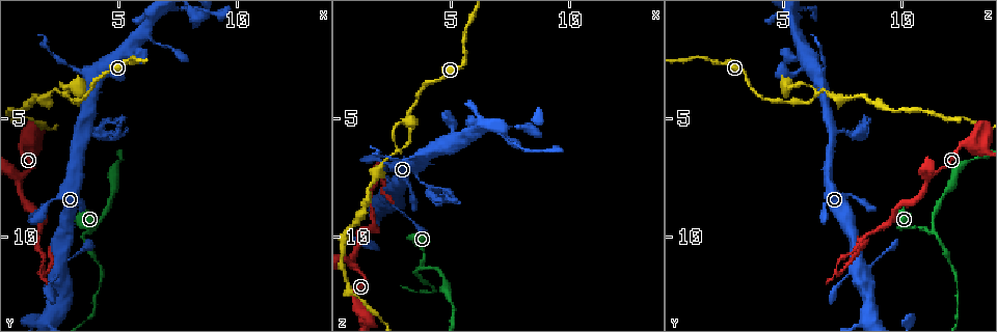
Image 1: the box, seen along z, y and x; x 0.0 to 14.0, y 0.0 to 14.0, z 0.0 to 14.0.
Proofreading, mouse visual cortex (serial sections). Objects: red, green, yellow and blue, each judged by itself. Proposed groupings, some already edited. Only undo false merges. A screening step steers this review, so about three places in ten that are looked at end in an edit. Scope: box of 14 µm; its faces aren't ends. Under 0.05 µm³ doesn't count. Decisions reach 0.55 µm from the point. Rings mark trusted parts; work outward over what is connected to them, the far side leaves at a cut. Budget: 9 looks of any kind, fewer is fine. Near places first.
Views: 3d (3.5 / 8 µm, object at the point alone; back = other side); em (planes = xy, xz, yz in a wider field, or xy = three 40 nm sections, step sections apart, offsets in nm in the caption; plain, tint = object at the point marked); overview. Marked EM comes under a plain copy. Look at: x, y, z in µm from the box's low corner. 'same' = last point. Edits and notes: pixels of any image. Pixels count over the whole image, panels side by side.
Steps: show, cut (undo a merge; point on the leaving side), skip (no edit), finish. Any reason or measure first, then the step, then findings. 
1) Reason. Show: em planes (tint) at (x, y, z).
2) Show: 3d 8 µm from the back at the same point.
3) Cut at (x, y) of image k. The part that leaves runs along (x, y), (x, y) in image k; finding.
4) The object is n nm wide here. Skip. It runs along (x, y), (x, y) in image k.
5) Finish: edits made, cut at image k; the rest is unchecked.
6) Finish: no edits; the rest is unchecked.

Show: 3d 3.5 µm at (1.9, 11.5, 7.3).

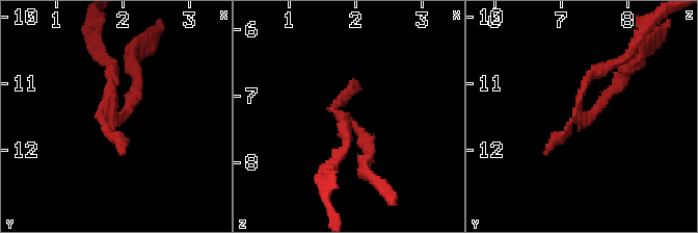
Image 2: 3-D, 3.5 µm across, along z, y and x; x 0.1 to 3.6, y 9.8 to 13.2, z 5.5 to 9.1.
Show: em planes (tint) at (1.90, 11.50, 7.30).

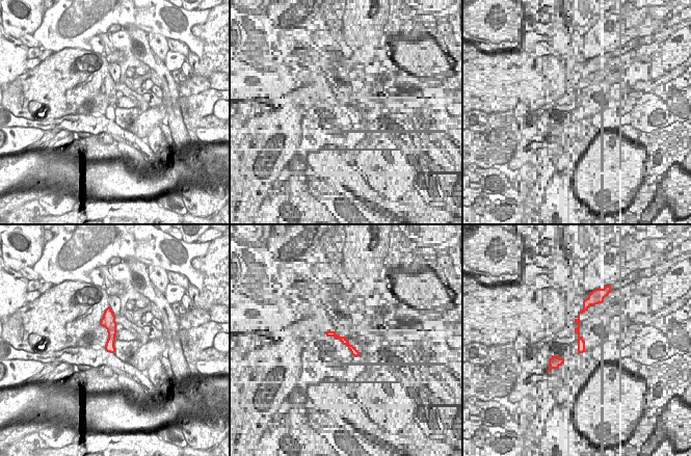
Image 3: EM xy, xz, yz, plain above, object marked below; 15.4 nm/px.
Show: em xy step 3 (tint) at the same point.

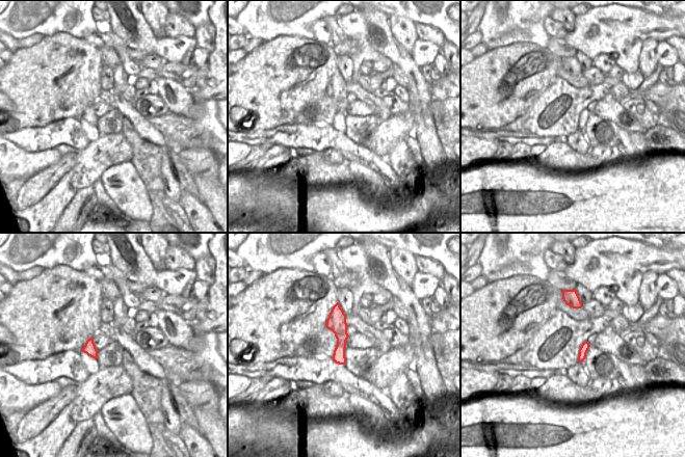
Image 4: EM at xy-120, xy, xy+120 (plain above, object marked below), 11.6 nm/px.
The object is 170 nm wide here. Cut at (136, 89) of image 2. The part that leaves runs along (115, 115), (129, 109), (132, 52), (141, 43) in image 2; a second cell is stuck on.

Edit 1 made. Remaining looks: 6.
Redraw. Show: overview.

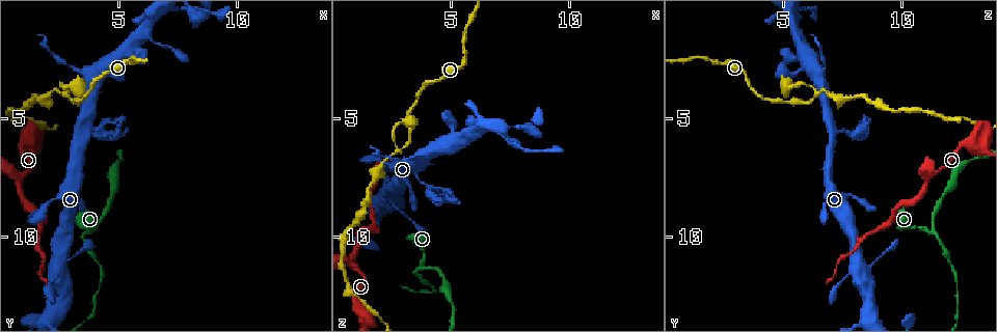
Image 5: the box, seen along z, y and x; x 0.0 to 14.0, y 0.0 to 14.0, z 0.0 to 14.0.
Show: 3d 3.5 µm from the back at (3.8, 9.8, 11.2).

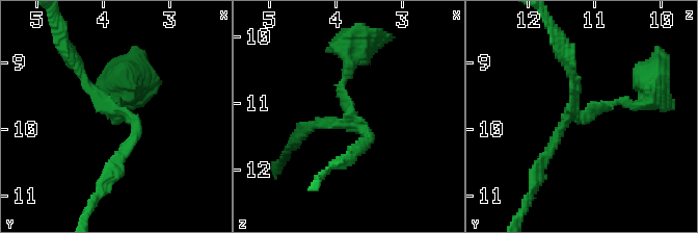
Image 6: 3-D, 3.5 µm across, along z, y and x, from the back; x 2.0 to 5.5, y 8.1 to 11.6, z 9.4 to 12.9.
3 arms meet here; the arms are 150, 150, 150 nm wide. Show: em xy step 3 (tint) at (3.80, 9.80, 11.25).

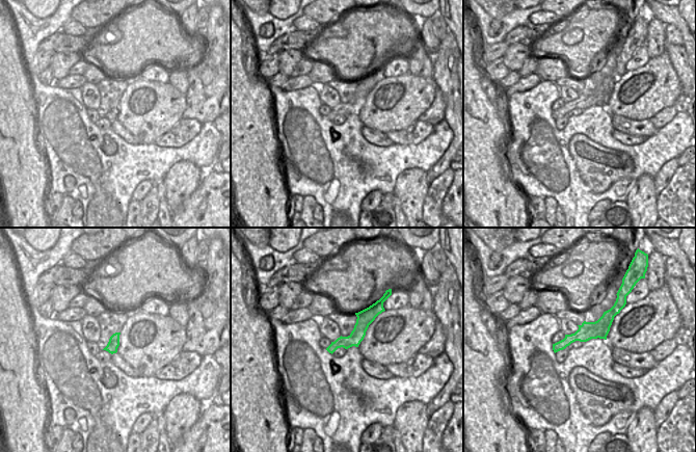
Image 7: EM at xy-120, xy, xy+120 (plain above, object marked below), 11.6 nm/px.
Cut at (366, 143) of image 6. The part that leaves runs along (111, 110), (70, 59), (57, 28) in image 6; a second cell is stuck on.

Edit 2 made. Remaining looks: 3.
Show: 3d 8 µm at (4.0, 5.7, 7.8).

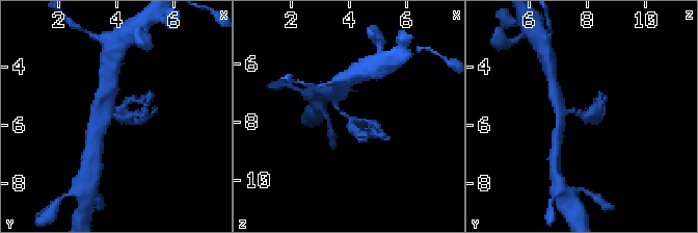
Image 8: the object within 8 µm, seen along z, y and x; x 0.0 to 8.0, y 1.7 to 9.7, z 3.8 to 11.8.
Show: em planes (tint) at (4.0, 5.7, 7.8).

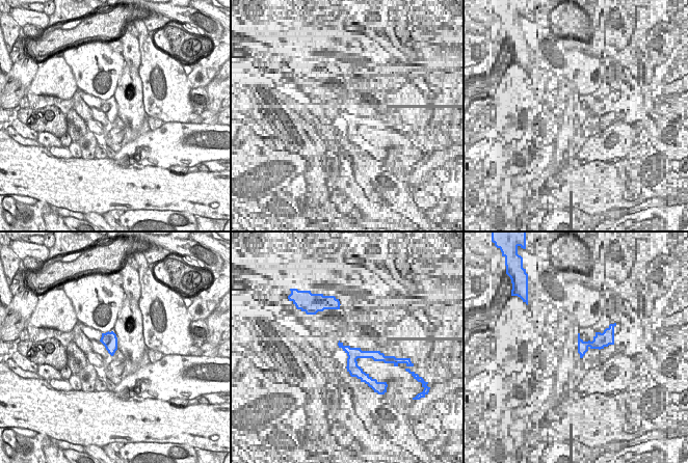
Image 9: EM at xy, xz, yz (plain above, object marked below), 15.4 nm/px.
Cut at (131, 114) of image 8. The part that leaves runs along (114, 114), (136, 98) in image 8; a second cell is stuck on.

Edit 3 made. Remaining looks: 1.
Finish: edits made, cut at image 2, cut at image 6, cut at image 8; the rest is unchecked.

